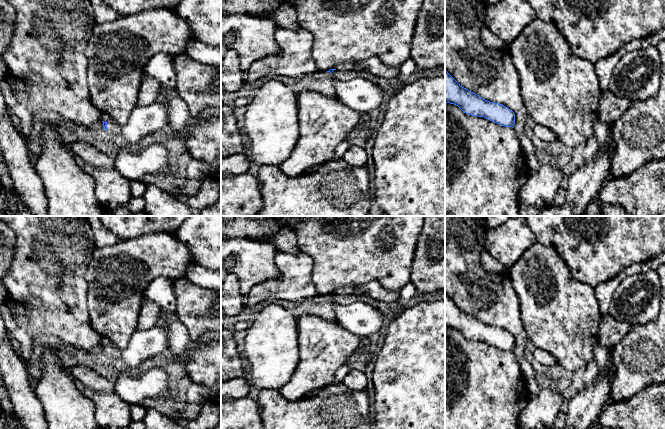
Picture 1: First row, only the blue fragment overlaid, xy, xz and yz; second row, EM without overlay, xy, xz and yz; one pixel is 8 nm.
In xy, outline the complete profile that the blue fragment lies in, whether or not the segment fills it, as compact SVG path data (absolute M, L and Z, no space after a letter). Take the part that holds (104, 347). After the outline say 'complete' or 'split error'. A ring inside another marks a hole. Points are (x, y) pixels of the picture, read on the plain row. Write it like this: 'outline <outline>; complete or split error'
outline M160 276L151 281L144 297L159 306L157 322L145 331L136 331L125 349L103 346L104 353L123 361L128 369L137 368L144 360L168 351L167 322L177 316L174 282L177 278Z; split error

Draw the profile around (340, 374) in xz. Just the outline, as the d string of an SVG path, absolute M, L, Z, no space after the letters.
M346 363L342 365L335 373L335 377L332 383L339 384L343 382L343 379L345 376L352 370L350 366L348 366Z

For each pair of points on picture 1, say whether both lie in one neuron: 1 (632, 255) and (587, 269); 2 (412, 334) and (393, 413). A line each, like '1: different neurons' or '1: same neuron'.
1: same neuron
2: same neuron

